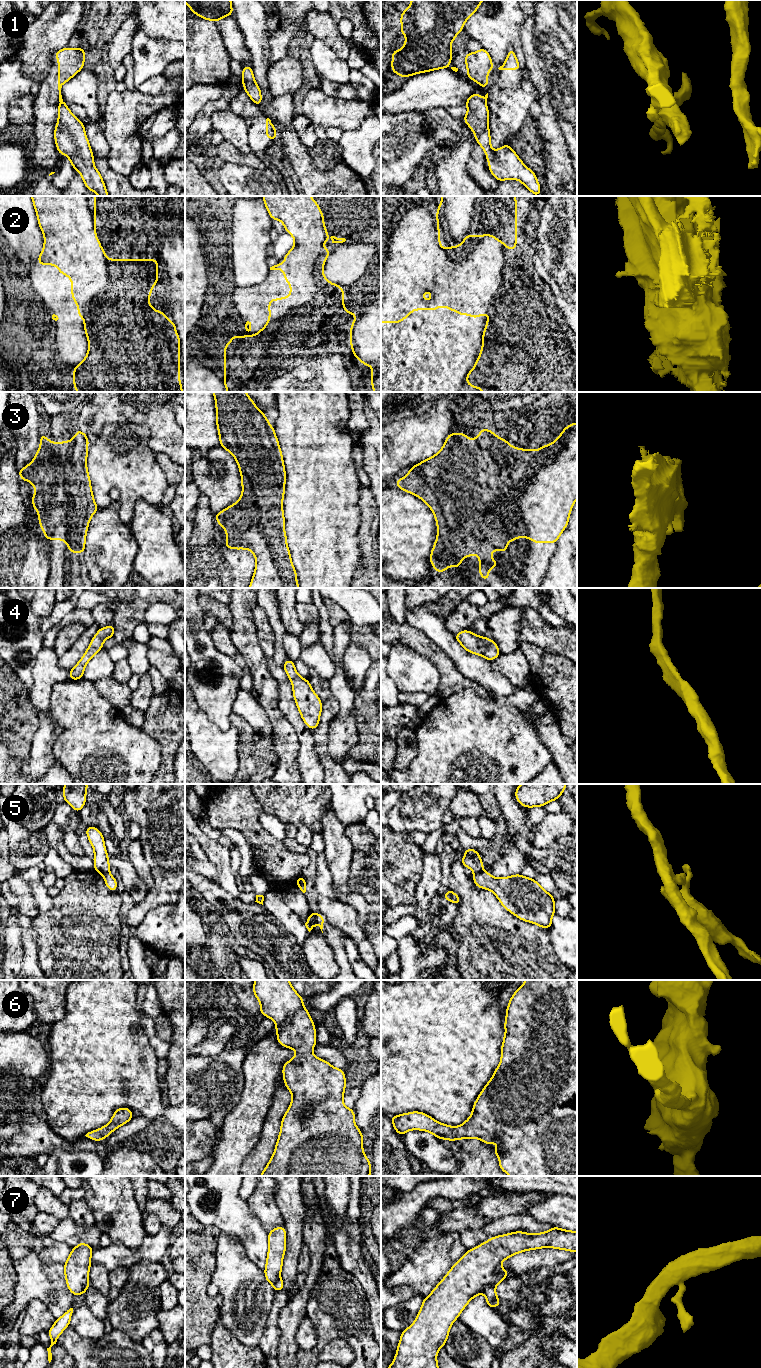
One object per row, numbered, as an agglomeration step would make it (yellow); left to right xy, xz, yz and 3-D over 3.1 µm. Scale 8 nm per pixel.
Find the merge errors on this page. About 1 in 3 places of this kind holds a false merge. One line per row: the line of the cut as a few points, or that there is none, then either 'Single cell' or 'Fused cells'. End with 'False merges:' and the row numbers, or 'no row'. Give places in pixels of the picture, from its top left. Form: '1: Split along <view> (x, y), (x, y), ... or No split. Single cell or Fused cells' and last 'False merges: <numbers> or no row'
1: Split along xy (62, 99), (60, 102). Fused cells
2: Split along yz (525, 258), (525, 270), (502, 273), (498, 293), (487, 311). Fused cells
3: No split. Single cell
4: No split. Single cell
5: Split along yz (481, 871), (474, 874). Fused cells
6: No split. Single cell
7: Split along yz (494, 1286), (488, 1285), (482, 1292). Fused cells
False merges: 1, 2, 5, 7

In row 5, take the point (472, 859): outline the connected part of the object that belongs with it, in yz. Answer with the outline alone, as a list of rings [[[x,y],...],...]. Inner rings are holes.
[[[472,848],[464,849],[464,852],[466,855],[460,861],[464,867],[470,868],[474,874],[482,872],[484,864],[480,854]]]

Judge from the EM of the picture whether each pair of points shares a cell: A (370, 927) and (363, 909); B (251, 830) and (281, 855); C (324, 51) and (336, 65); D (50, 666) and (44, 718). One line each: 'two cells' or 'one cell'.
A: one cell
B: one cell
C: one cell
D: one cell

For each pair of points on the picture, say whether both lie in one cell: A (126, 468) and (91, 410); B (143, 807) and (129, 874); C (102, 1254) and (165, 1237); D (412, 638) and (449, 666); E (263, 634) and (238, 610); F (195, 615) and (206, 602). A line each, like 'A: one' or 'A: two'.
A: two
B: two
C: one
D: one
E: two
F: two

